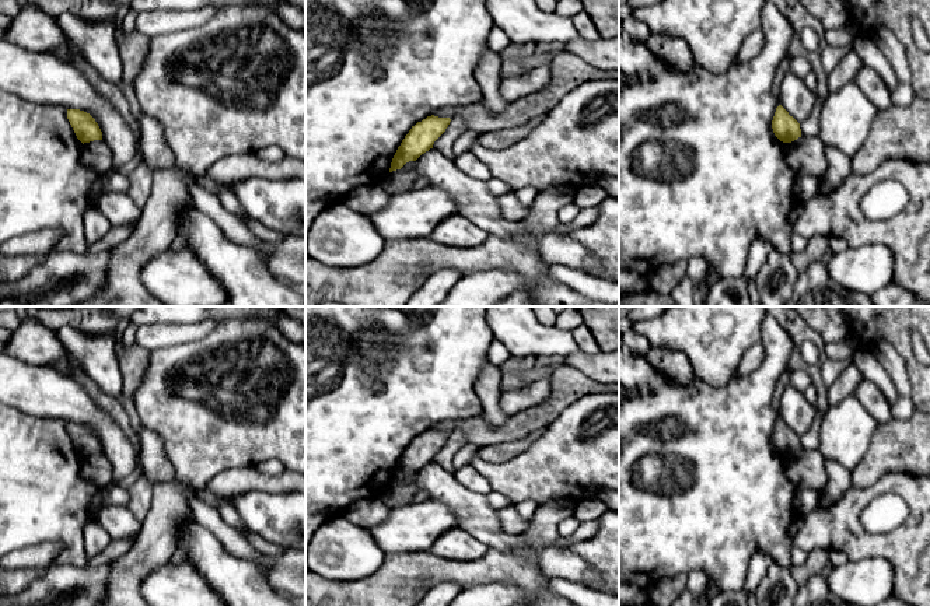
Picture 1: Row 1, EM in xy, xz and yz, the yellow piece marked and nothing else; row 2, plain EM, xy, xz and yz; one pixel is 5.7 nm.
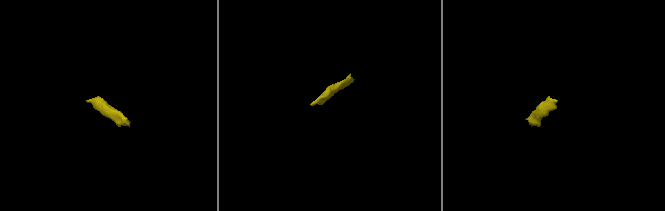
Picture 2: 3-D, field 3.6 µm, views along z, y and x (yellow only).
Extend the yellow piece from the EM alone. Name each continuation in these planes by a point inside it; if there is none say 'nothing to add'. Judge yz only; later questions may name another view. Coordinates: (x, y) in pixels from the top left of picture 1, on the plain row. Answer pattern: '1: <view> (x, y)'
nothing to add

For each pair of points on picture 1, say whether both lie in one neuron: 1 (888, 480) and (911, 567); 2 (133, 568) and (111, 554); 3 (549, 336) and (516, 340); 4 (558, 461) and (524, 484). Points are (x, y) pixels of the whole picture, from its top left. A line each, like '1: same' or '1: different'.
1: same
2: different
3: same
4: same

